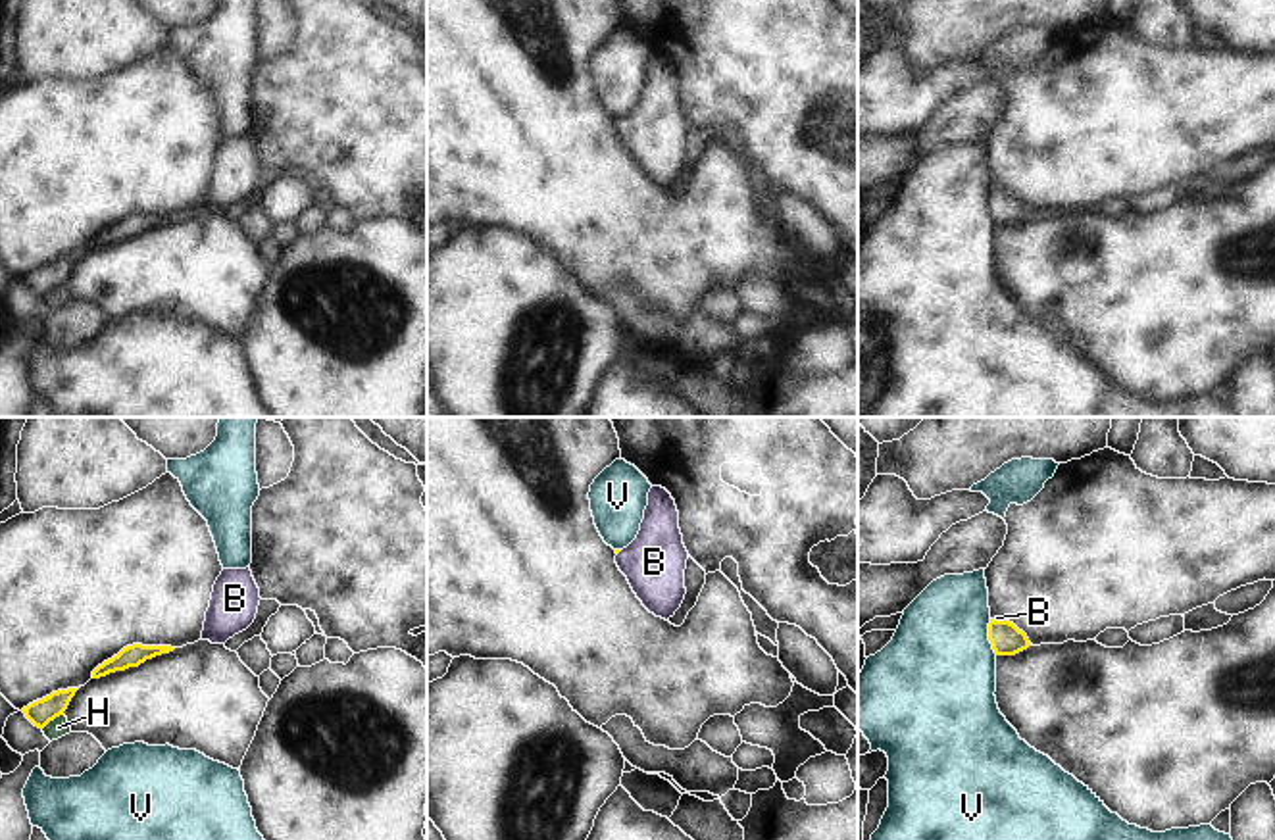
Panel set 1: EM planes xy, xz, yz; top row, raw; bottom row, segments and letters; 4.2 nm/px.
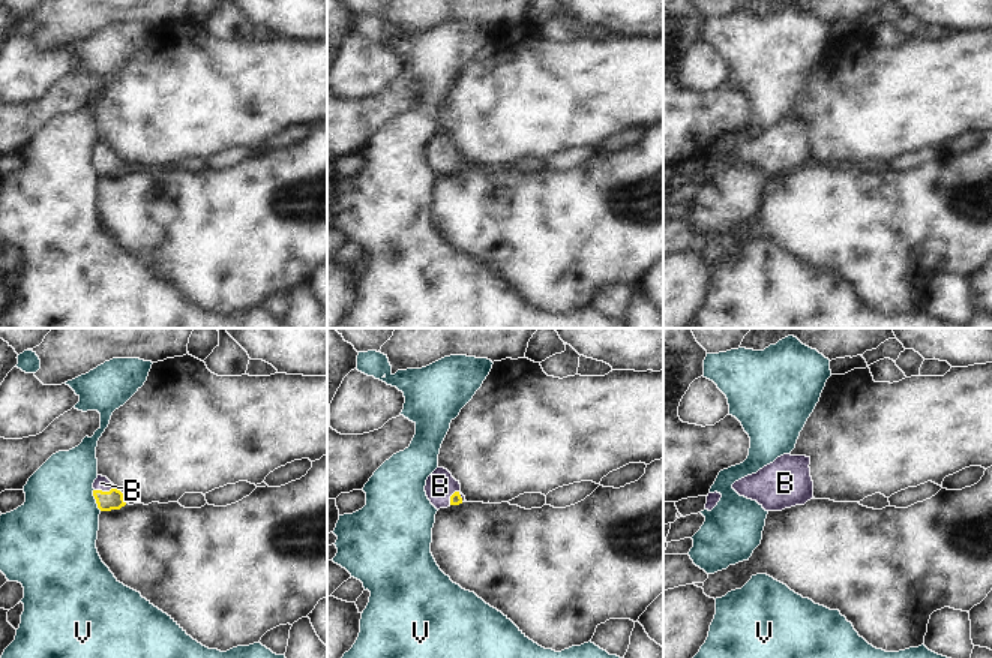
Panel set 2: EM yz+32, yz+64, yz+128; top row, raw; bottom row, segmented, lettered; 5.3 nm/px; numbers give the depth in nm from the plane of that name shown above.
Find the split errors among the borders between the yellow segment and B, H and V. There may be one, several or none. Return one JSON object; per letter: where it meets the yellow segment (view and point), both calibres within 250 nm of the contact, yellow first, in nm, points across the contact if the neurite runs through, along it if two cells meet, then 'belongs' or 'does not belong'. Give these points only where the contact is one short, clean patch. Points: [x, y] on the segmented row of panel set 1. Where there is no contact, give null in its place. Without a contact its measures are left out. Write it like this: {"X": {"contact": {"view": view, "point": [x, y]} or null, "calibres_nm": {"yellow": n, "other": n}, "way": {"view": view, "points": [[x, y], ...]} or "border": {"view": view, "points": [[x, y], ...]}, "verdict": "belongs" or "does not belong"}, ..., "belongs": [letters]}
{"B": {"contact": {"view": "yz", "point": [1000, 621]}, "calibres_nm": {"yellow": 140, "other": 20}, "way": {"view": "yz", "points": [[1006, 639], [1000, 633], [1000, 621], [997, 617]]}, "verdict": "belongs"}, "H": {"contact": {"view": "xy", "point": [52, 719]}, "calibres_nm": {"yellow": 110, "other": 80}, "border": {"view": "xy", "points": [[62, 714], [43, 729]]}, "verdict": "does not belong"}, "V": {"contact": {"view": "yz", "point": [989, 637]}, "calibres_nm": {"yellow": 140, "other": 480}, "border": {"view": "yz", "points": [[989, 619], [989, 642], [997, 654]]}, "verdict": "does not belong"}, "belongs": ["B"]}

